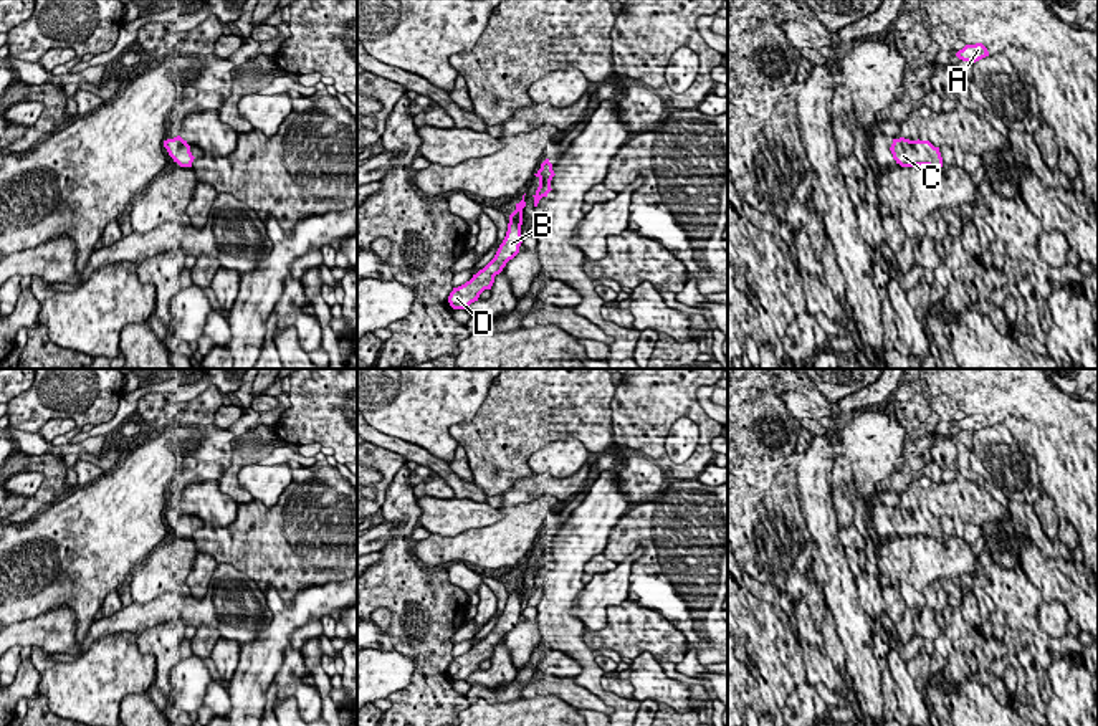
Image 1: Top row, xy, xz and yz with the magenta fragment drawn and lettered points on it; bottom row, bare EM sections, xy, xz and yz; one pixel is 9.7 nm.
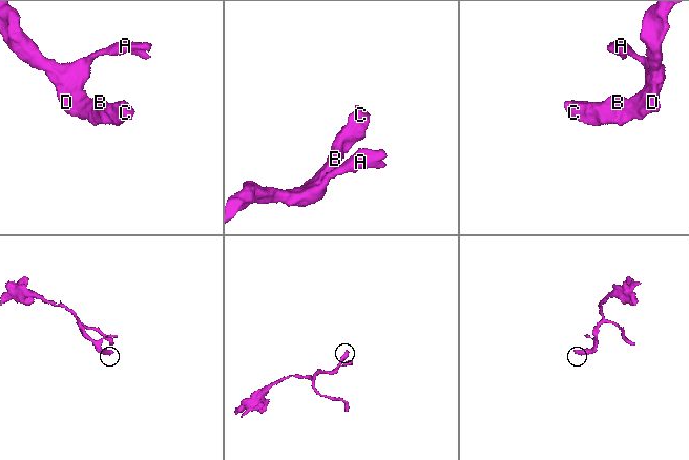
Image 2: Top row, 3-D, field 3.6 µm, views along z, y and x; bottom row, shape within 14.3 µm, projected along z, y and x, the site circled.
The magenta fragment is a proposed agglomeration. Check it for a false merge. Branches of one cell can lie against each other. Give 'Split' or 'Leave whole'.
Leave whole

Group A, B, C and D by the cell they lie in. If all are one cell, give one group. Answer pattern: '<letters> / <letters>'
A B C D

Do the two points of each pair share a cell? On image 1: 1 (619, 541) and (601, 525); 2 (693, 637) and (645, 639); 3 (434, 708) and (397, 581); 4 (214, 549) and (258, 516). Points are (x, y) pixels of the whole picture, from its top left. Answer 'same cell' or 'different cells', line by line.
1: different cells
2: different cells
3: same cell
4: same cell

